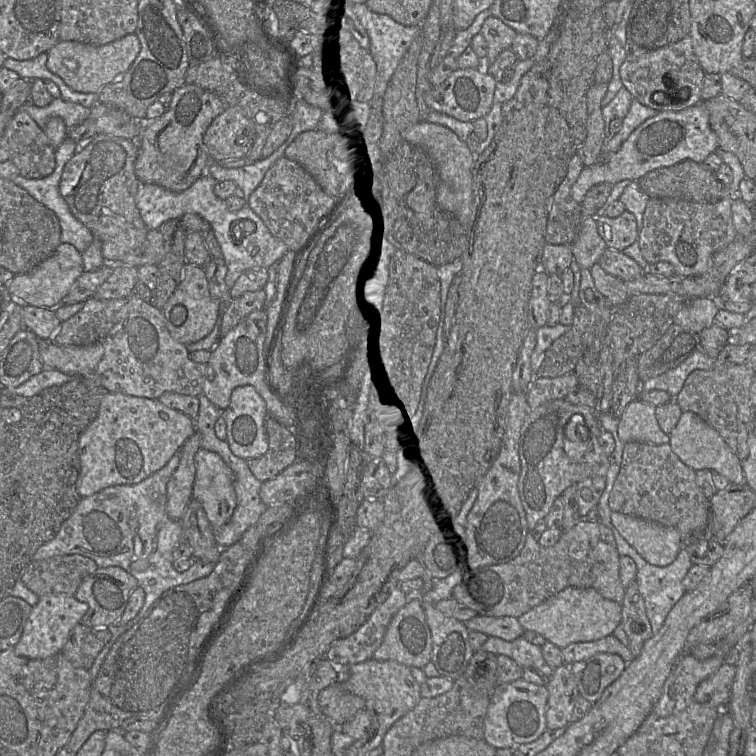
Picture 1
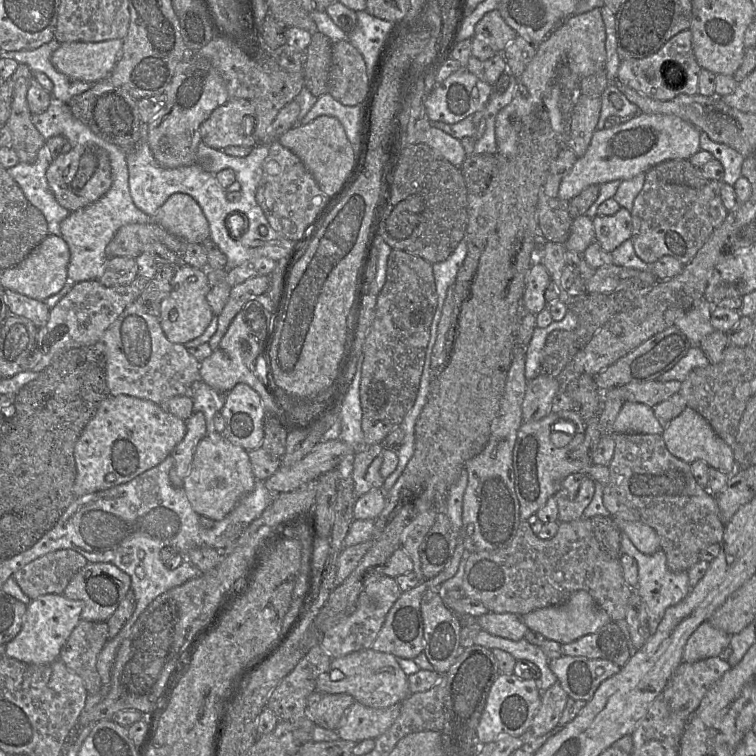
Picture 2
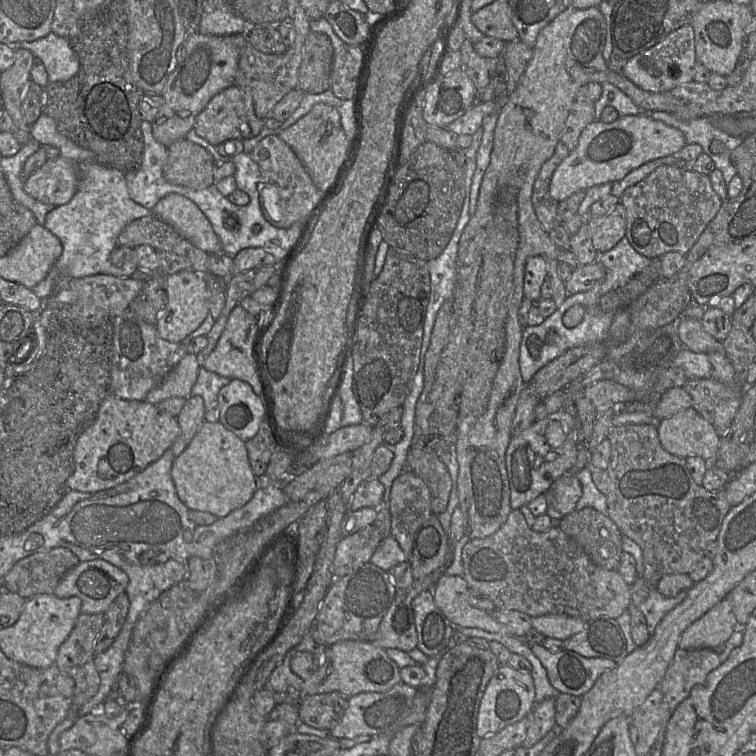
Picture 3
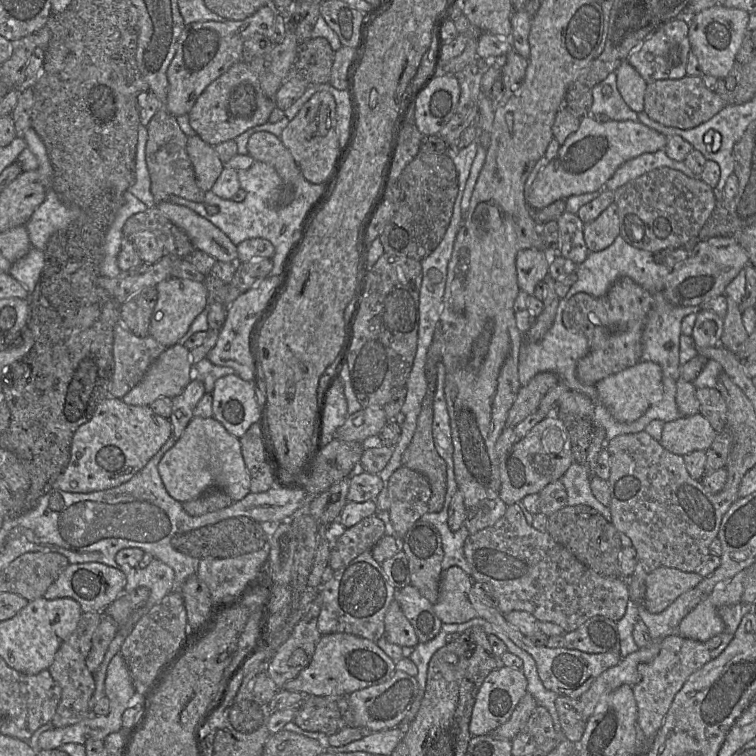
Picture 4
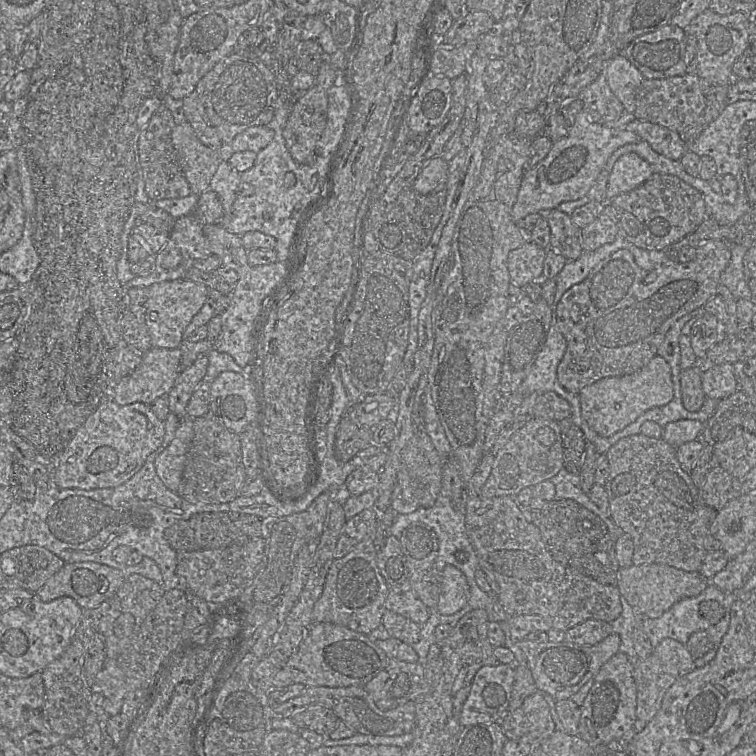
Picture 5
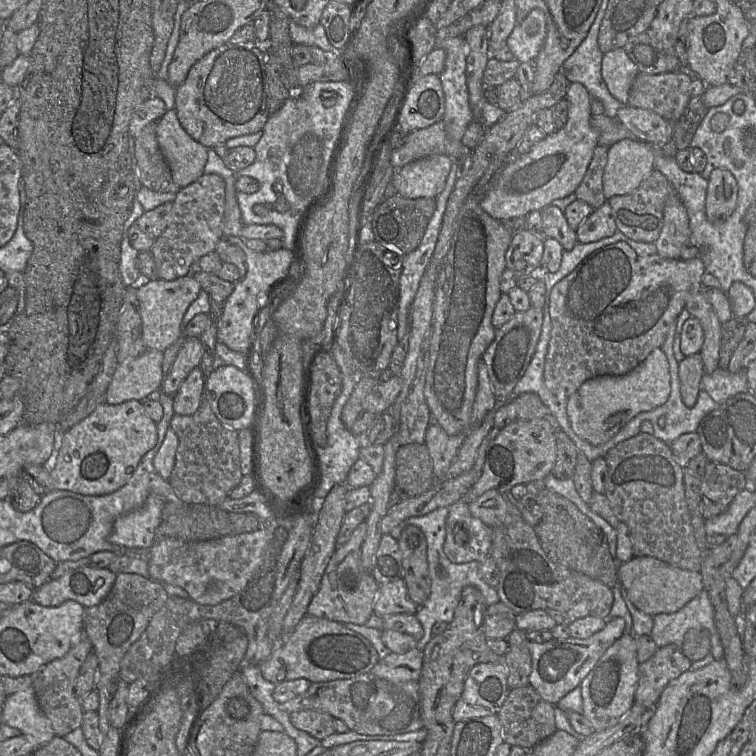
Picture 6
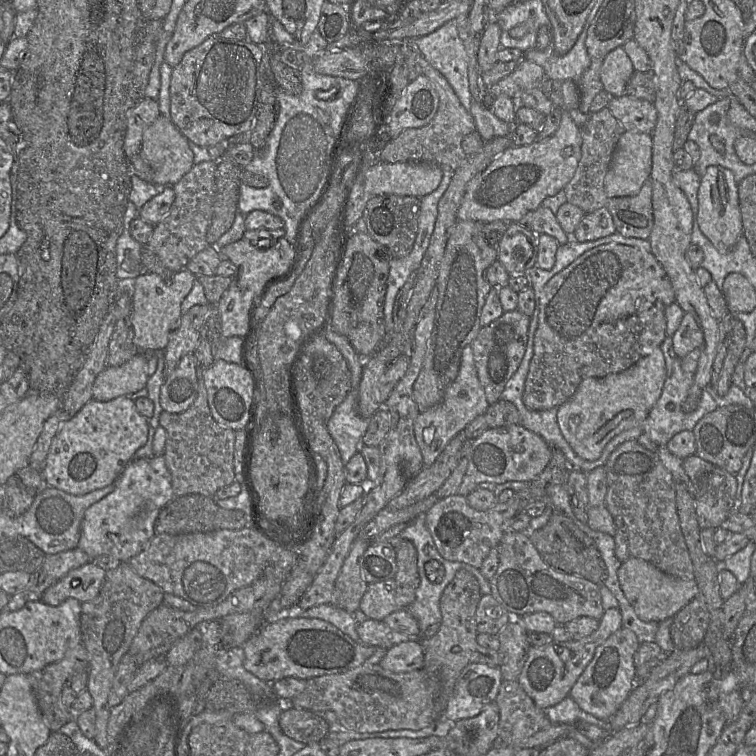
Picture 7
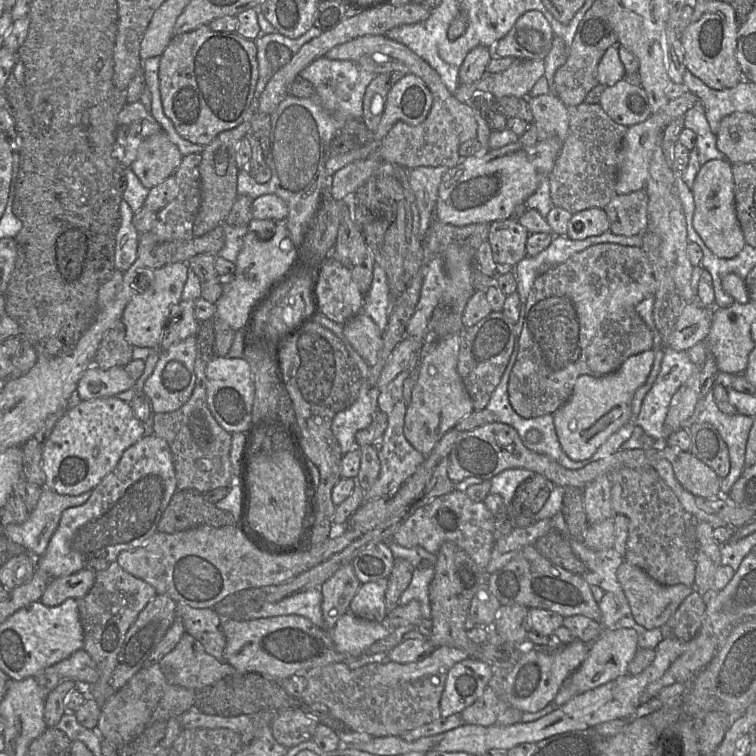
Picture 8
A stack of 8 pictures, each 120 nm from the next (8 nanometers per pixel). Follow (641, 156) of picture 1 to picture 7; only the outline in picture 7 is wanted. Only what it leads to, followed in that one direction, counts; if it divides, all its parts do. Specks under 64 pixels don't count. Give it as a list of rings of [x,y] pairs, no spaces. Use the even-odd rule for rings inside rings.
[[[572,80],[554,81],[553,91],[548,96],[555,106],[563,110],[558,130],[551,137],[538,139],[530,145],[508,147],[483,172],[470,180],[457,212],[458,220],[519,222],[529,211],[542,206],[545,198],[563,190],[573,178],[582,147],[581,129],[571,115],[572,110],[580,111],[579,88]]]

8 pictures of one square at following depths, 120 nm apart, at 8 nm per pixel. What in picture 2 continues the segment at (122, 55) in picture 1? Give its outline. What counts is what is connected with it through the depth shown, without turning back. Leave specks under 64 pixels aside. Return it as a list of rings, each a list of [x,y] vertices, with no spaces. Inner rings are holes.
[[[123,40],[65,42],[52,53],[56,70],[75,80],[96,83],[113,72],[122,55]]]

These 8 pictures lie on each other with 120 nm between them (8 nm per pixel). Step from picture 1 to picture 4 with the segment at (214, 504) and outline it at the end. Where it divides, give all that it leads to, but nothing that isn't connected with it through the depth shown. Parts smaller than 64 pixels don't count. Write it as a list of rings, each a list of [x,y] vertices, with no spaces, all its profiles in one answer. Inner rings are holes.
[[[194,416],[181,437],[161,458],[158,472],[169,495],[181,503],[195,500],[208,490],[220,489],[233,502],[250,493],[251,475],[244,463],[240,441],[213,417]]]

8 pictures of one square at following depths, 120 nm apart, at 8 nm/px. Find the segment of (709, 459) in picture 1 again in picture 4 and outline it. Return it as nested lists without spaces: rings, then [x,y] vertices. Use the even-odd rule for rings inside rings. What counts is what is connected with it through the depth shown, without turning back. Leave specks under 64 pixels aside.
[[[700,413],[665,422],[661,445],[668,451],[684,456],[693,451],[706,451],[717,436],[709,421]]]

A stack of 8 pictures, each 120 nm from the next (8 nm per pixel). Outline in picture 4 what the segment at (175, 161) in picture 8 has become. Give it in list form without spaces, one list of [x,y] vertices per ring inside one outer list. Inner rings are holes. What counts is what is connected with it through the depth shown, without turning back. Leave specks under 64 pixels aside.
[[[196,134],[188,137],[186,151],[193,165],[197,185],[204,192],[210,191],[223,170],[223,163],[214,147]]]

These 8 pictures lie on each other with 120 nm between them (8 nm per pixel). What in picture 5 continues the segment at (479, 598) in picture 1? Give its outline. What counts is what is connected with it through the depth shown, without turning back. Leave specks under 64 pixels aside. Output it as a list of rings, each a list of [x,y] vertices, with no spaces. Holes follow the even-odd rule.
[[[510,496],[502,497],[502,508],[498,516],[487,526],[470,528],[469,537],[480,567],[498,584],[498,601],[510,617],[537,614],[544,617],[554,629],[568,631],[587,620],[612,622],[620,616],[622,604],[619,588],[602,584],[556,561],[545,546],[540,528],[525,519],[516,500]]]

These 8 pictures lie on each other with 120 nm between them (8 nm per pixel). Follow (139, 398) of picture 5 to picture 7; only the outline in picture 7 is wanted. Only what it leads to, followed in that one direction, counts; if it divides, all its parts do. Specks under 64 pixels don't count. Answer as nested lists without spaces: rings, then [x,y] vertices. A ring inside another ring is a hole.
[[[138,353],[121,366],[107,367],[95,379],[93,399],[107,402],[146,388],[150,377],[146,372],[146,366],[147,359]]]

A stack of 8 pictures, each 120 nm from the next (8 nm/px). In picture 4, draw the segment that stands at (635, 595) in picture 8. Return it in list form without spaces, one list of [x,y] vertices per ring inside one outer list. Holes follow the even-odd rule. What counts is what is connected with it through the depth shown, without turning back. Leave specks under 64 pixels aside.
[[[659,567],[646,578],[647,588],[642,604],[650,613],[660,613],[681,594],[695,588],[702,579],[697,572]]]

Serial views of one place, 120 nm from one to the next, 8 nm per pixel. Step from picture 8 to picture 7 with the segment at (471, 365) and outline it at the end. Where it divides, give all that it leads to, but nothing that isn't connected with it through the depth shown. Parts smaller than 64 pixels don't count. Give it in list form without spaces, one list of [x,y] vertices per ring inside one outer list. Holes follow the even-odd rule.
[[[518,309],[504,311],[499,318],[482,326],[477,337],[470,344],[478,378],[490,405],[501,400],[506,383],[517,371],[523,359],[529,338],[530,321],[531,318]]]

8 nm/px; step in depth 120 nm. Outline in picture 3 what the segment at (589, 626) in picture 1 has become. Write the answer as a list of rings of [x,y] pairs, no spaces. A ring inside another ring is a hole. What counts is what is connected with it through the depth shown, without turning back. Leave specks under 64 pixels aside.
[[[547,614],[531,618],[531,624],[545,637],[564,641],[582,631],[587,622],[564,614]]]

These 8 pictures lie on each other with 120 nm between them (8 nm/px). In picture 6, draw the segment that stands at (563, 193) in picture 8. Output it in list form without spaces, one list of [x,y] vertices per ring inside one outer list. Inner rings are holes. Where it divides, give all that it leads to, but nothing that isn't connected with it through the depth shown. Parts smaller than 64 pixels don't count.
[[[598,145],[594,149],[593,157],[585,176],[574,192],[577,200],[588,203],[594,210],[606,202],[603,195],[603,174],[607,164],[609,148],[604,145]]]

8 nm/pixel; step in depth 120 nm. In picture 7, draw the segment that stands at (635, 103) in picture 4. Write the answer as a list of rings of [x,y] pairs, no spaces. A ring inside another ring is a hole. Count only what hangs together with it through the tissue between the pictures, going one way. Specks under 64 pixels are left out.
[[[622,46],[610,51],[605,56],[600,70],[605,91],[612,97],[626,94],[627,83],[634,71],[633,64]]]

